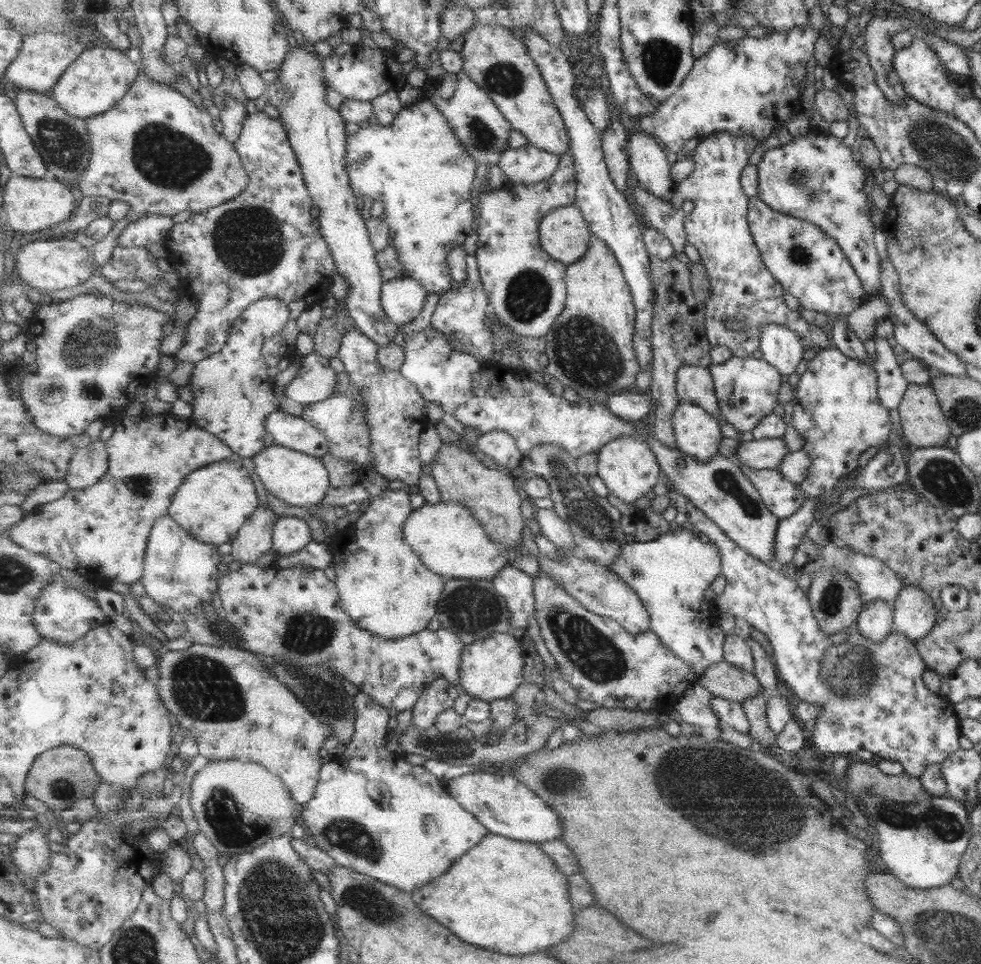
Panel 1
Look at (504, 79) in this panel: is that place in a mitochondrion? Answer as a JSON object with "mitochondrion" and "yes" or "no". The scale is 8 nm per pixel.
{"mitochondrion":"yes"}

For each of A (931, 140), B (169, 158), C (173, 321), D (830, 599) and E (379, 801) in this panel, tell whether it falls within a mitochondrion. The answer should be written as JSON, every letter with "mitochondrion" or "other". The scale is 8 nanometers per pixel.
{"A":"mitochondrion","B":"mitochondrion","C":"other","D":"mitochondrion","E":"other"}

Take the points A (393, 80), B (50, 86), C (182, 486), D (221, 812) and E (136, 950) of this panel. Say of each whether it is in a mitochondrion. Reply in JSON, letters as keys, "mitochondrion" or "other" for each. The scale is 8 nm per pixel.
{"A":"other","B":"other","C":"other","D":"mitochondrion","E":"mitochondrion"}

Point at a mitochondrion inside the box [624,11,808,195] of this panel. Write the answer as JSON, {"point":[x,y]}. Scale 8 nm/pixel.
{"point":[660,59]}

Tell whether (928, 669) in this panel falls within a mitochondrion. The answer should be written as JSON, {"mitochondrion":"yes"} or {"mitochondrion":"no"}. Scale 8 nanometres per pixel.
{"mitochondrion":"no"}

